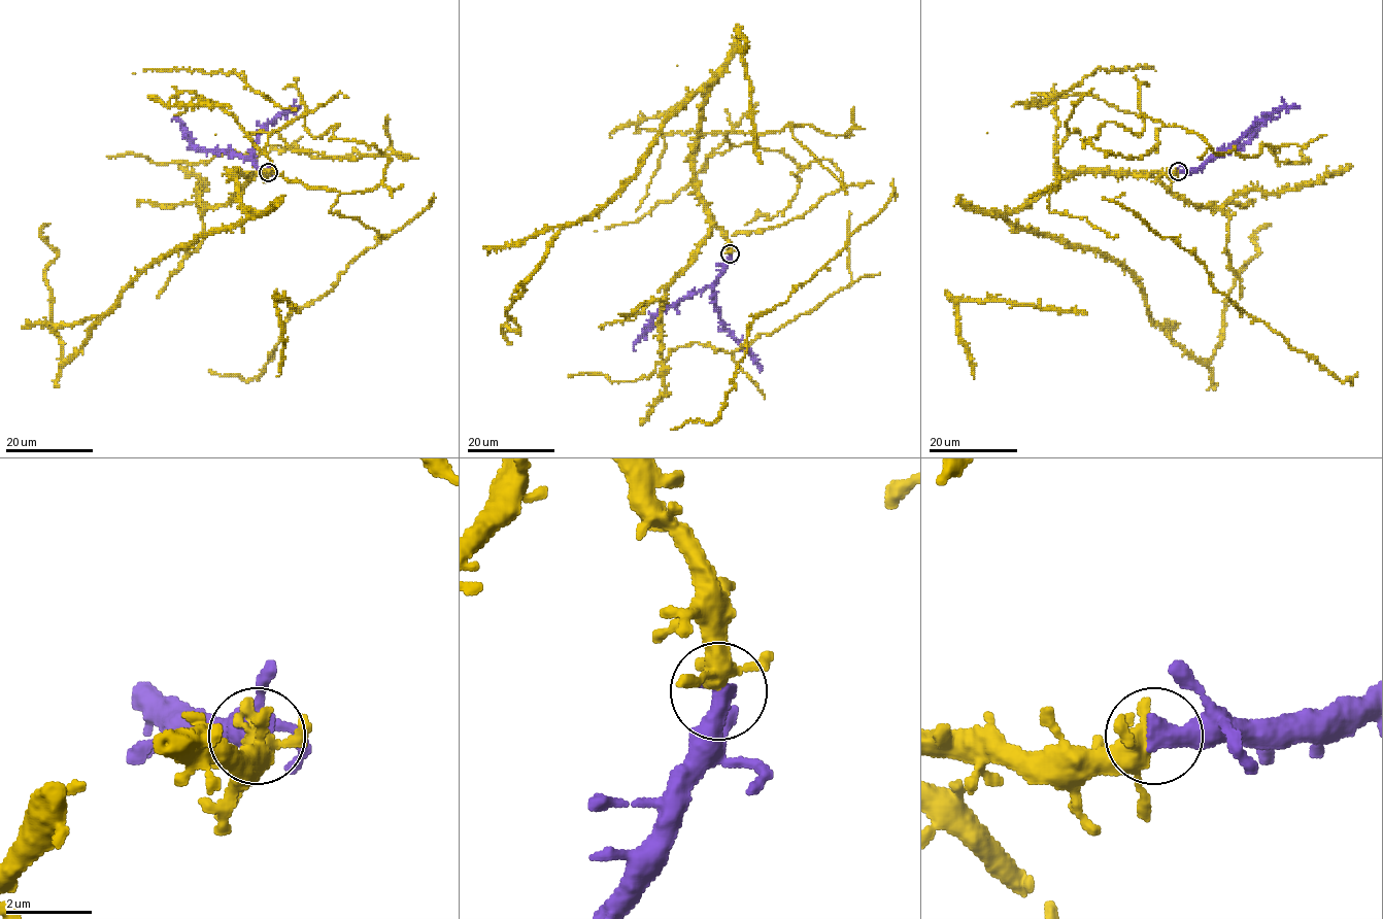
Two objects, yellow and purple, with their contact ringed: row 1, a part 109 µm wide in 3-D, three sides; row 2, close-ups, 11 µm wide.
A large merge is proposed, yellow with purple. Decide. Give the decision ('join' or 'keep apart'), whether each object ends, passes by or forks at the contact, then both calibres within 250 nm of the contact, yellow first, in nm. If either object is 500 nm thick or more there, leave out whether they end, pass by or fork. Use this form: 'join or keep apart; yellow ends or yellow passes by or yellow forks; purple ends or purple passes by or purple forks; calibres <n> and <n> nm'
join; calibres 360 and 550 nm

